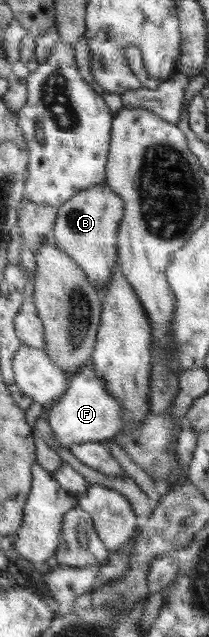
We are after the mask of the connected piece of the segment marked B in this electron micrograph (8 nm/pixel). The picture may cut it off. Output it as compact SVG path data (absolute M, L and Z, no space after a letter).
M106 182L75 193L74 197L58 207L57 221L51 231L55 243L75 259L85 272L87 281L99 287L99 291L105 291L107 283L114 278L113 271L118 260L117 234L124 211L123 200Z

